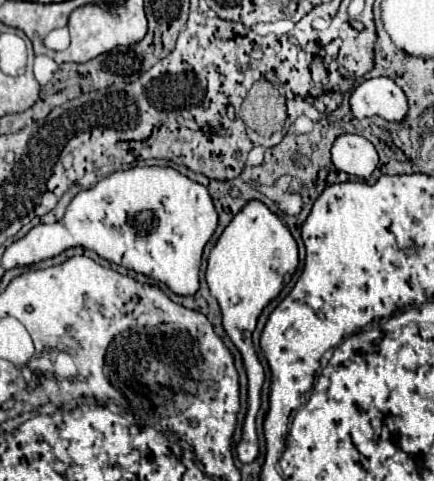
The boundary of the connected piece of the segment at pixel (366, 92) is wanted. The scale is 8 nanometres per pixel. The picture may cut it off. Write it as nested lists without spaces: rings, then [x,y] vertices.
[[[371,78],[359,84],[349,98],[356,118],[380,116],[385,120],[403,120],[407,114],[407,98],[391,78]]]

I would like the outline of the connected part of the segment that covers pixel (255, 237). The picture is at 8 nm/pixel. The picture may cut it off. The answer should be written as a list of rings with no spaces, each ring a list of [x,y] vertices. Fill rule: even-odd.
[[[249,200],[237,216],[229,222],[229,226],[223,230],[215,246],[211,248],[209,260],[207,260],[207,284],[211,288],[211,294],[221,306],[223,314],[223,328],[231,342],[237,346],[237,350],[243,356],[245,372],[247,372],[247,414],[243,420],[243,434],[237,444],[237,456],[243,464],[249,464],[259,454],[257,444],[257,428],[255,428],[255,416],[261,408],[261,386],[265,380],[263,366],[255,354],[251,334],[257,326],[257,318],[263,312],[263,308],[279,296],[279,292],[285,288],[285,284],[291,280],[299,266],[297,256],[297,242],[291,236],[285,222],[273,214],[263,202]]]

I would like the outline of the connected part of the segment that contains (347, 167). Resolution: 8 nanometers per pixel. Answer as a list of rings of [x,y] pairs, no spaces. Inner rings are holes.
[[[339,136],[333,142],[331,158],[335,168],[363,180],[369,180],[377,168],[375,148],[367,138],[359,136]]]

